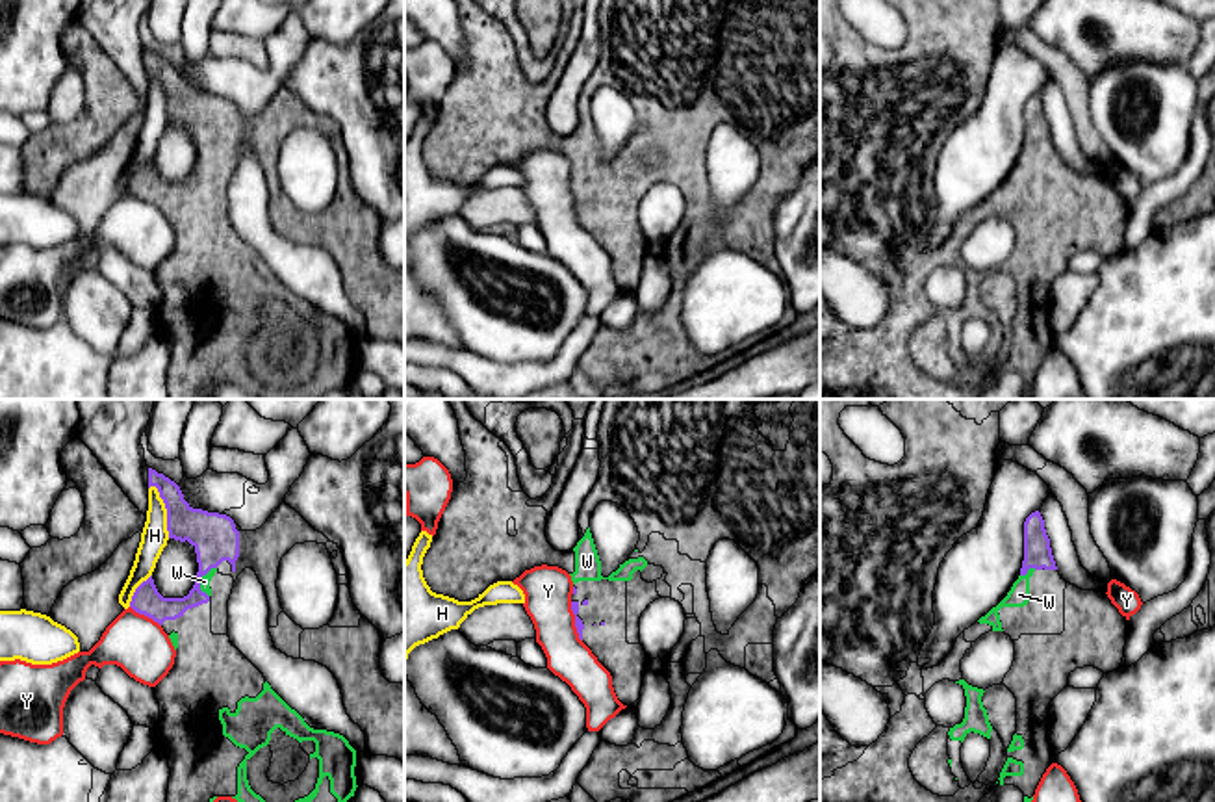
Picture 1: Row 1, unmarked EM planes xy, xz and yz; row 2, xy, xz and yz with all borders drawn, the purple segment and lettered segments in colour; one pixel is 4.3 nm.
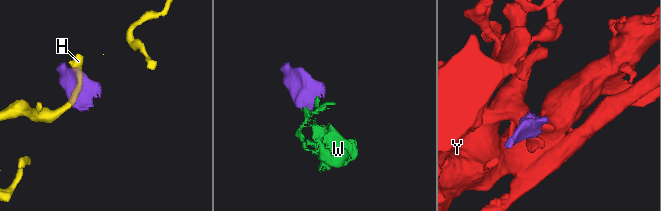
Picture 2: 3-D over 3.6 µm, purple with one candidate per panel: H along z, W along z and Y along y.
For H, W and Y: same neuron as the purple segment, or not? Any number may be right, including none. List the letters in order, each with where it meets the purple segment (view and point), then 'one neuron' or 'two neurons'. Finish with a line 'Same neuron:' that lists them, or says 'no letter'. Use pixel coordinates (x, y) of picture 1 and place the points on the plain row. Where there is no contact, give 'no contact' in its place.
H: contact xy (167, 95); two neurons
W: contact xy (199, 164); one neuron
Y: contact xz (575, 206); two neurons
Same neuron: W

